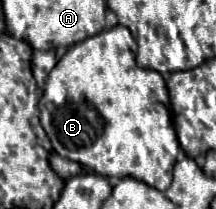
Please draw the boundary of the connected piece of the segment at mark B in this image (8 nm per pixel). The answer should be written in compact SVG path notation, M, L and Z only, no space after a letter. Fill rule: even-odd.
M115 25L113 29L105 29L99 35L69 47L49 73L43 97L39 99L41 125L61 157L77 161L99 175L119 179L135 177L159 191L167 191L179 155L179 141L169 111L169 95L165 79L157 71L137 67L131 45L135 45L131 31L123 25Z

